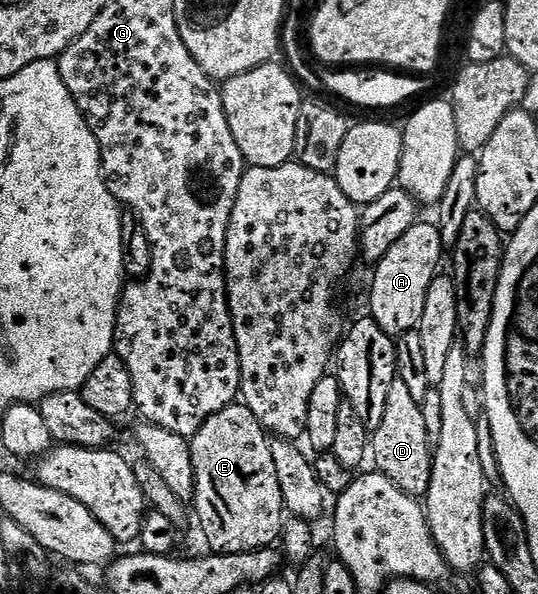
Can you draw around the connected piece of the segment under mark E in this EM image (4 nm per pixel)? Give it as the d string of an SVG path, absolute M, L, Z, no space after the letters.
M234 402L228 404L217 414L211 414L207 422L189 440L189 449L191 450L191 462L195 472L195 494L193 495L192 507L197 507L197 520L201 523L201 532L205 535L205 540L210 544L212 551L217 554L239 554L240 552L255 552L259 548L268 548L280 537L281 526L283 523L283 513L285 512L285 503L283 494L279 490L279 477L275 475L275 462L271 462L271 440L264 428L251 414L251 410L243 402Z

